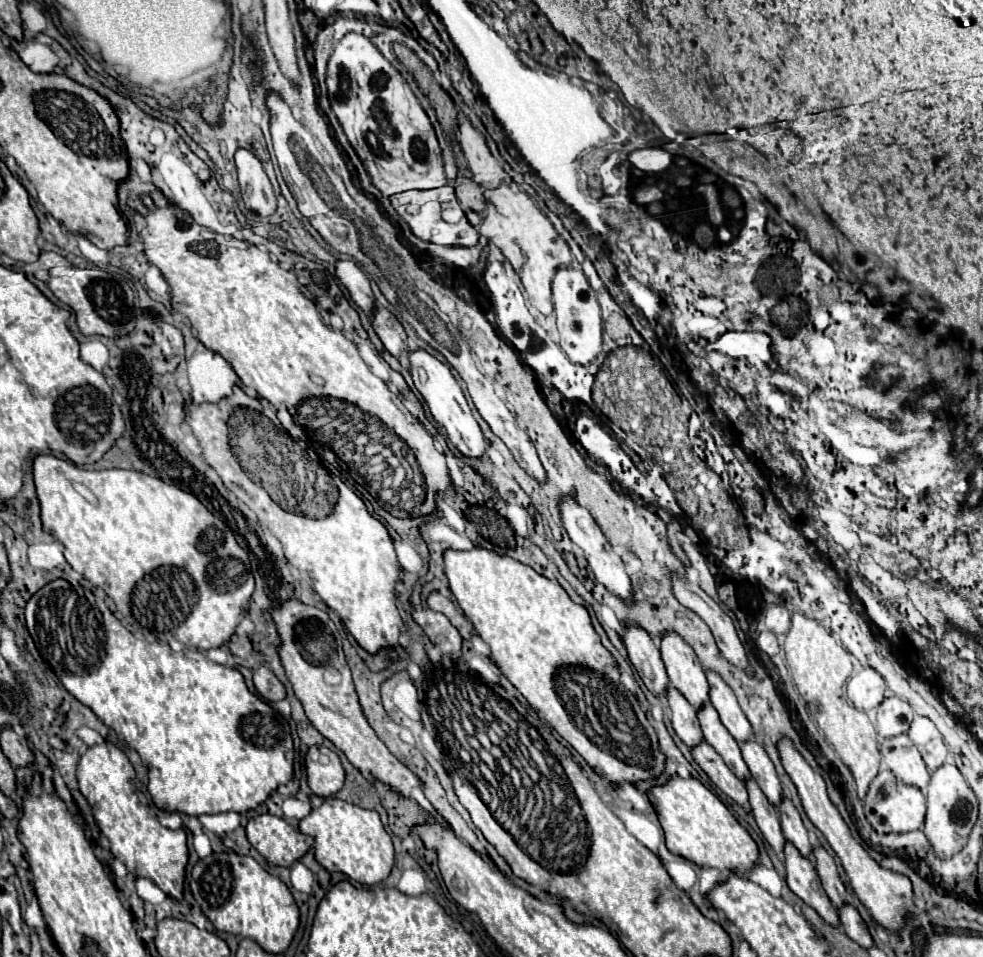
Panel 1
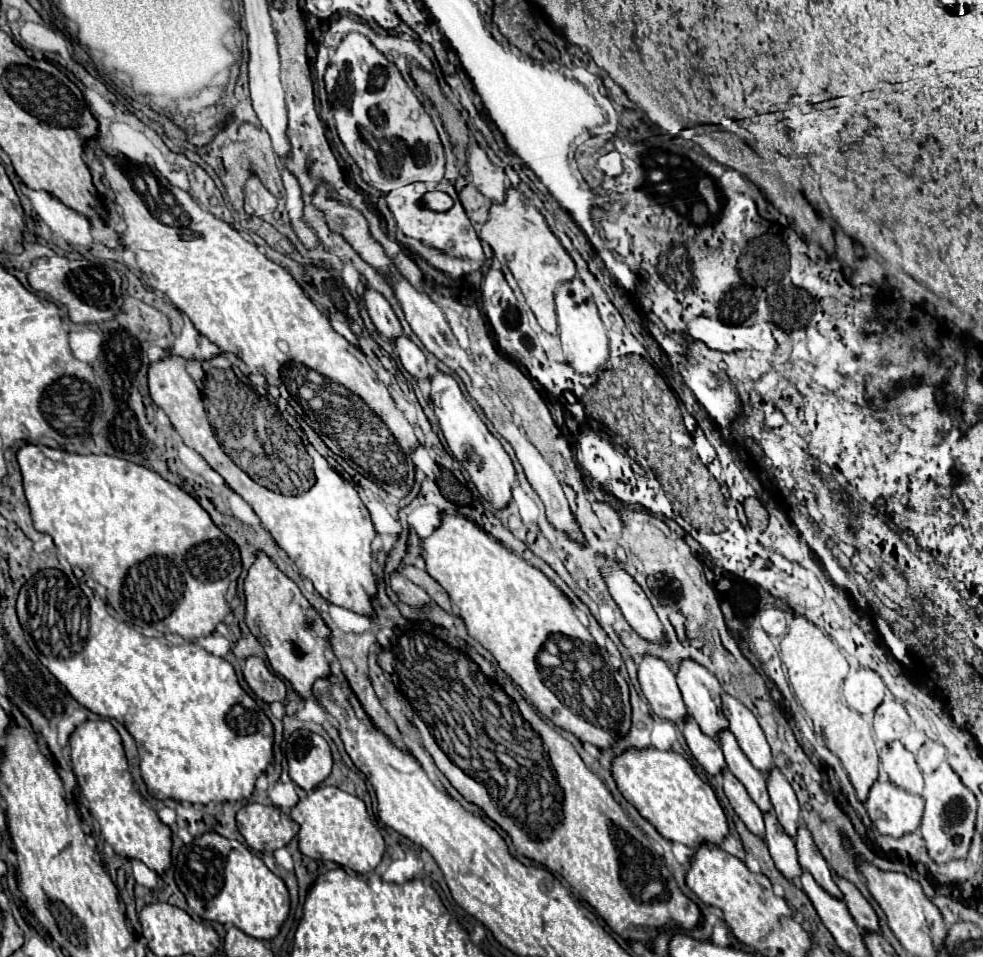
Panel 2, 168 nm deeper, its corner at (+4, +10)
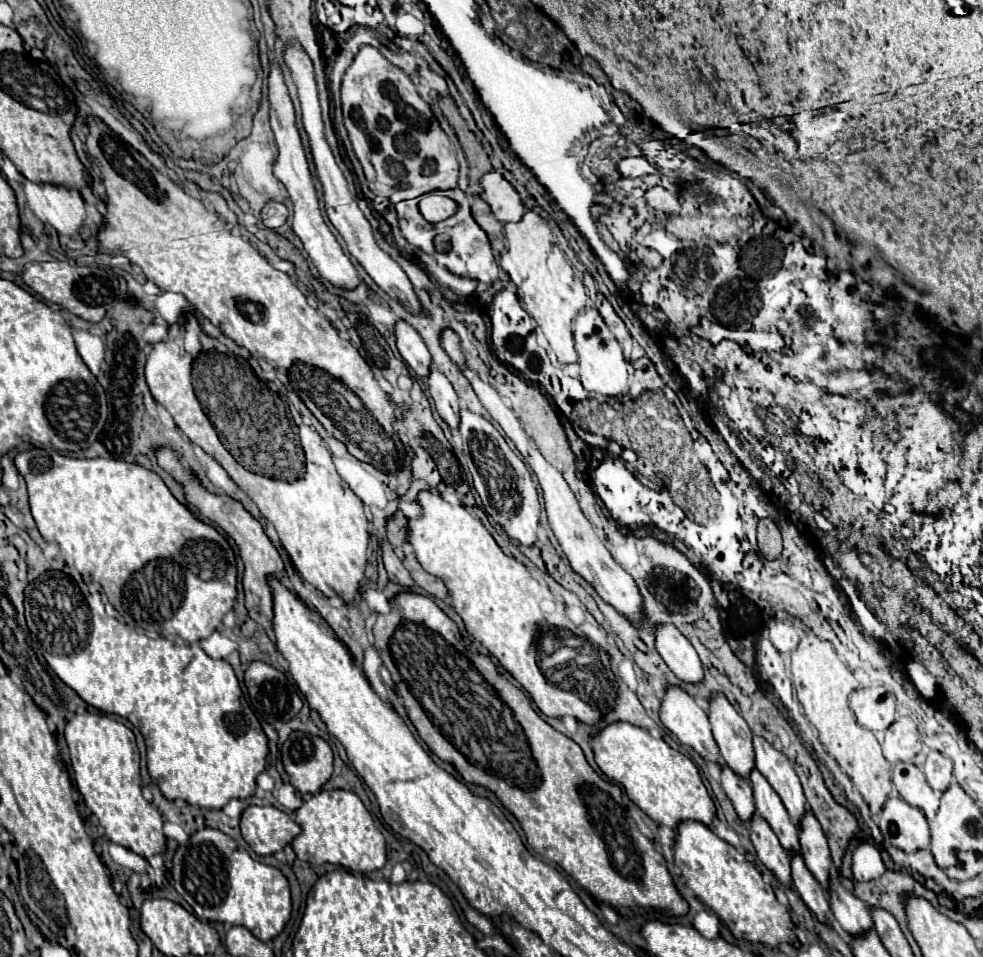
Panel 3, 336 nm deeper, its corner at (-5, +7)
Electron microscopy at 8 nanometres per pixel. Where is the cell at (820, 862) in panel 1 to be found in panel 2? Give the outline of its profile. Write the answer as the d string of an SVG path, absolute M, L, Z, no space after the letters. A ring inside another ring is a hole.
M834 876L834 878L836 878L838 888L840 888L842 894L844 894L844 902L846 902L852 918L856 920L856 924L858 924L864 932L880 932L878 916L876 916L872 904L860 894L860 890L858 890L854 884L850 884L848 880L838 878L838 876Z

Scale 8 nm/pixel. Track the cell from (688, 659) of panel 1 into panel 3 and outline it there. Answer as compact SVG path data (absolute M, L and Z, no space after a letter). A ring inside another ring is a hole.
M715 691L709 697L709 723L723 761L735 773L747 777L751 767L755 767L751 729L723 693Z

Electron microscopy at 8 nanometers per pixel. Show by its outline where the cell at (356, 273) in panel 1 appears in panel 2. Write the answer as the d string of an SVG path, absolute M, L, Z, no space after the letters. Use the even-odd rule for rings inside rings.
M366 290L364 294L364 304L368 308L368 314L376 326L376 330L388 340L394 344L394 340L398 336L402 336L402 326L400 326L400 320L396 318L392 306L388 304L388 300L376 292L376 290Z

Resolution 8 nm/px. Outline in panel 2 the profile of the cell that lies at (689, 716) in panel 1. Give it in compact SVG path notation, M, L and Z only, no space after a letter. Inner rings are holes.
M686 718L686 724L682 726L682 734L684 734L686 744L692 750L694 758L702 764L702 768L710 776L720 776L726 768L726 760L724 760L720 746L712 738L708 738L706 734L702 734L698 724L692 722L690 718Z

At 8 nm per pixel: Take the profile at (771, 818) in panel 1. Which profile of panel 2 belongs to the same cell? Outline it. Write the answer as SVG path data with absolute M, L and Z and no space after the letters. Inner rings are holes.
M772 812L764 814L764 822L766 822L764 840L768 844L768 850L770 850L770 856L772 856L774 864L776 864L776 868L790 882L798 880L802 876L802 868L798 864L798 854L796 854L794 840L790 836L786 836L784 828L778 824L778 818Z

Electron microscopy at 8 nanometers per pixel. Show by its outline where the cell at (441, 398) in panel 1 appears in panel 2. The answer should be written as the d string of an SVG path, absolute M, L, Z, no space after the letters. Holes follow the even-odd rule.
M442 372L432 376L430 392L432 392L432 408L440 420L444 438L446 438L454 458L470 474L470 480L474 482L476 490L480 492L480 496L484 500L488 500L494 508L500 508L500 510L506 508L510 504L512 488L516 482L516 470L514 470L510 456L506 454L502 444L490 434L490 430L480 420L480 416L474 412L470 402L462 396L460 386L452 376L446 376Z

